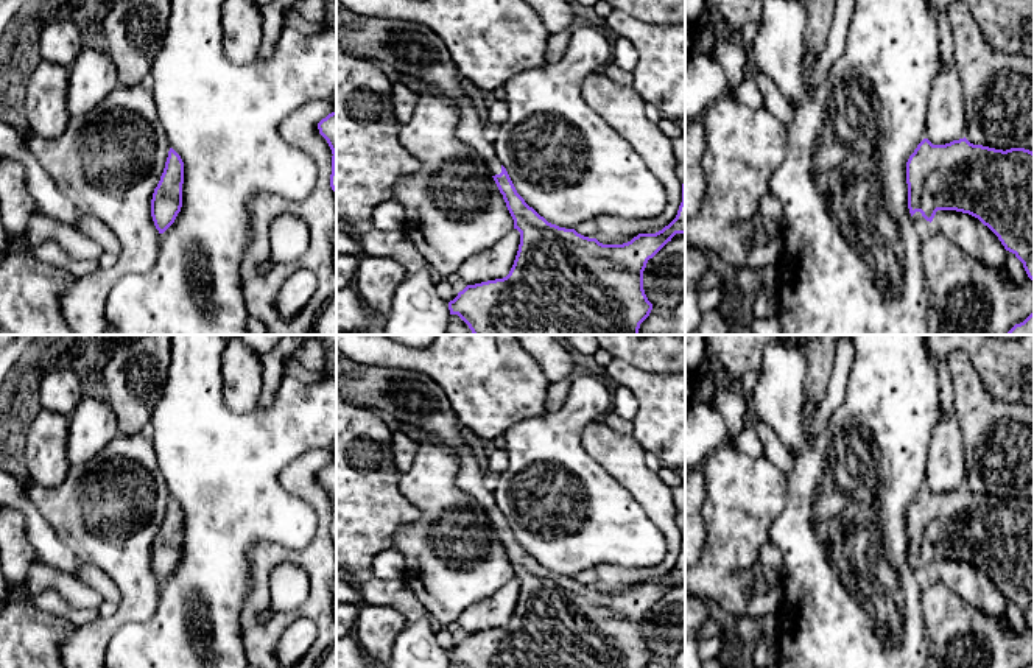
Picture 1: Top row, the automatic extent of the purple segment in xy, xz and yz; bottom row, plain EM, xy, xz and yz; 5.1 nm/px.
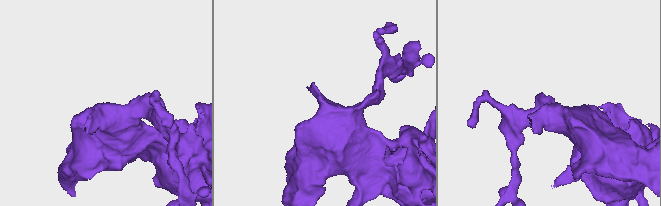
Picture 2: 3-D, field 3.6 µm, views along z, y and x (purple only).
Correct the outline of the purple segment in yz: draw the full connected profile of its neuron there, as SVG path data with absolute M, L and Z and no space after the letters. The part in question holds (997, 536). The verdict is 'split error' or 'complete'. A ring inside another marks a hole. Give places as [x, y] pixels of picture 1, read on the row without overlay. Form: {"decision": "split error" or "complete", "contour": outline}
{"decision": "complete", "contour": "M965 486L945 494L923 487L906 511L908 557L933 570L937 559L956 559L978 567L1022 612L1034 632L1034 501L1025 497L995 498L973 494Z"}

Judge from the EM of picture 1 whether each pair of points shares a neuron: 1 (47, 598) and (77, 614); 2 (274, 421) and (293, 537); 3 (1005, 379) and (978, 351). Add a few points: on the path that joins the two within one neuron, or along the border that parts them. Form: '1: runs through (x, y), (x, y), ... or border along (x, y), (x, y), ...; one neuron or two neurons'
1: runs through (55, 604), (69, 614); one neuron
2: runs through (268, 450), (268, 505), (271, 508); one neuron
3: runs through (1000, 372), (984, 357); one neuron

